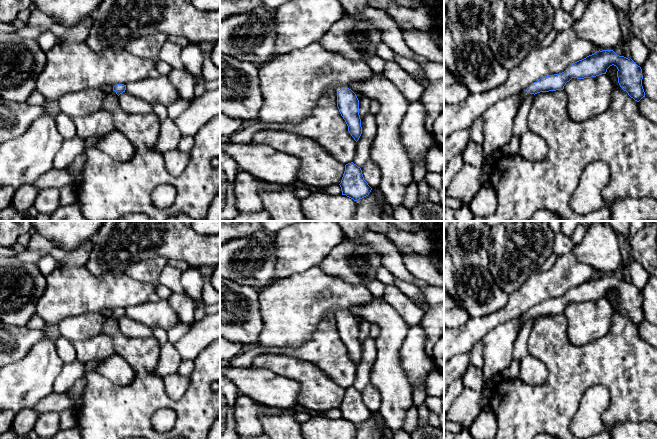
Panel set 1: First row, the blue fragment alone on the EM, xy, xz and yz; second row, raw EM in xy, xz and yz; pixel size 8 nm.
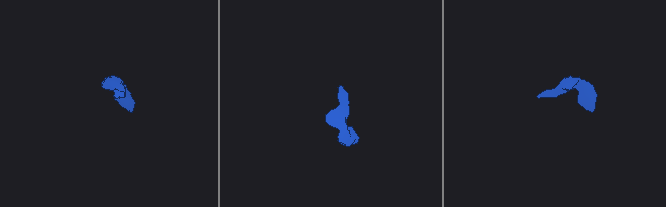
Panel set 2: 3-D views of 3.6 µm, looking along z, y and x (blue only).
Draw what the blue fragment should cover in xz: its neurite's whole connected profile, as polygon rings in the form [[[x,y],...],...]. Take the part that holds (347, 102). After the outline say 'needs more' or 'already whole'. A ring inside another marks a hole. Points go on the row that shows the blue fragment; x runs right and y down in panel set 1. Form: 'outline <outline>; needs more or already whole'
outline [[[342,87],[337,93],[337,107],[348,126],[349,133],[357,142],[362,134],[362,127],[356,94],[351,89]]]; already whole

